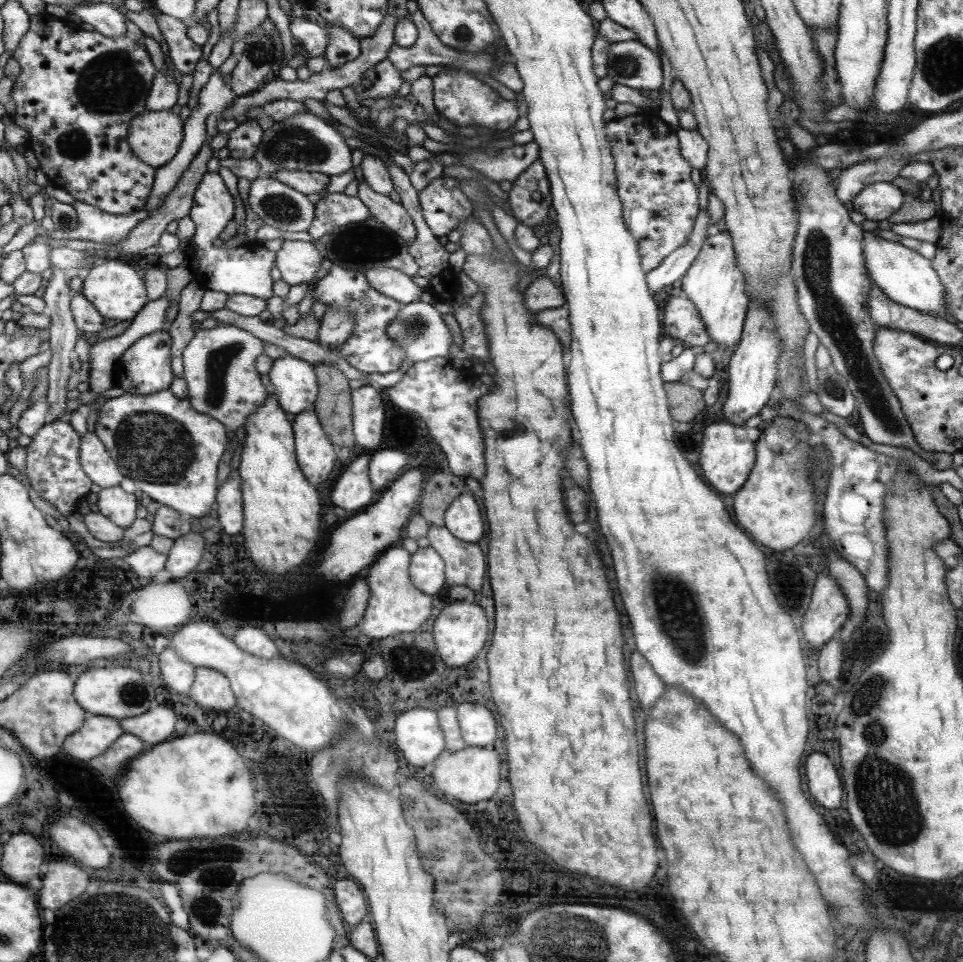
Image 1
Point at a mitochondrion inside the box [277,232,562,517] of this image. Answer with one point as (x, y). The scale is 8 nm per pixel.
(416, 326)

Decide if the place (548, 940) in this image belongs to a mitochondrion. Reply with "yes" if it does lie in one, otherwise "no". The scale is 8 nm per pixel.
yes

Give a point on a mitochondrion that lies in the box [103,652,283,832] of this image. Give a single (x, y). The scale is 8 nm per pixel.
(133, 695)

